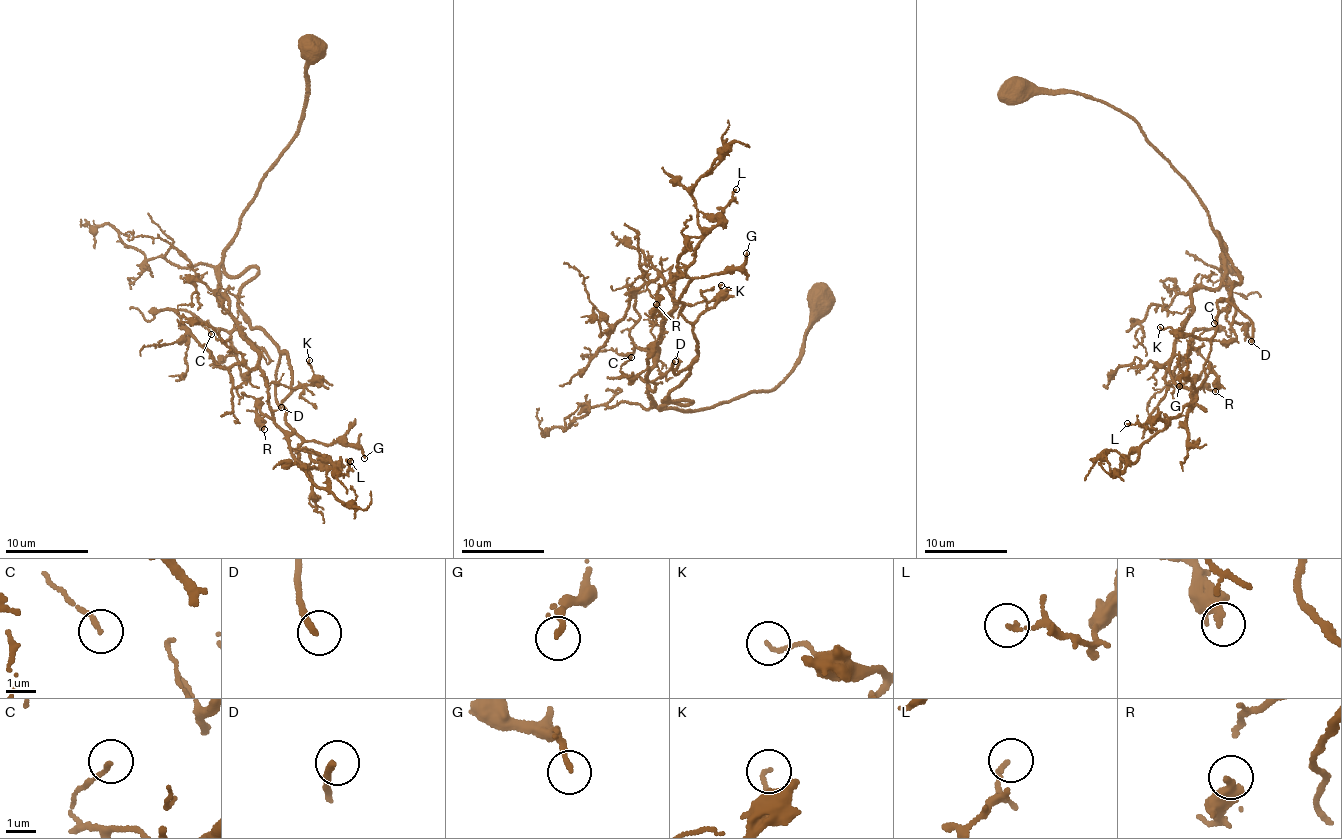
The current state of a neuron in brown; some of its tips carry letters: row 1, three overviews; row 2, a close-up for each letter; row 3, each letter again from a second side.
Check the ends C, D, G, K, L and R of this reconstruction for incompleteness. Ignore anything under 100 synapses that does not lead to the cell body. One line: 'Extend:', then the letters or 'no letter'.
Extend: D

